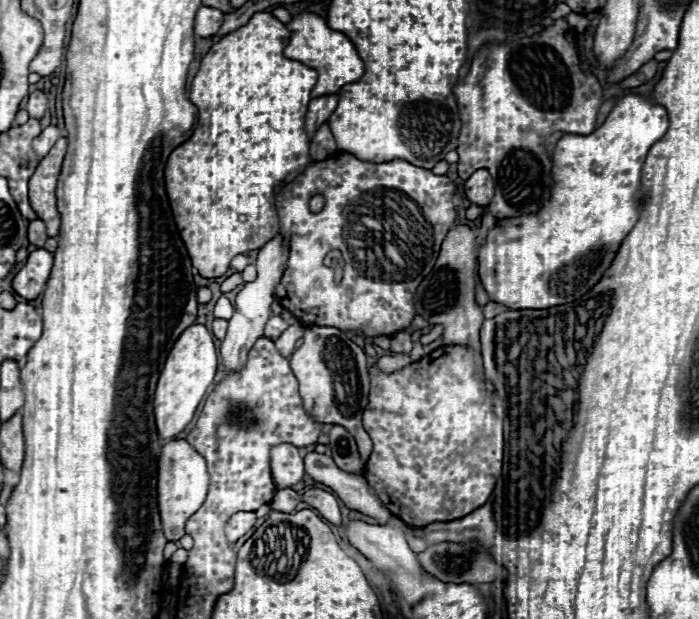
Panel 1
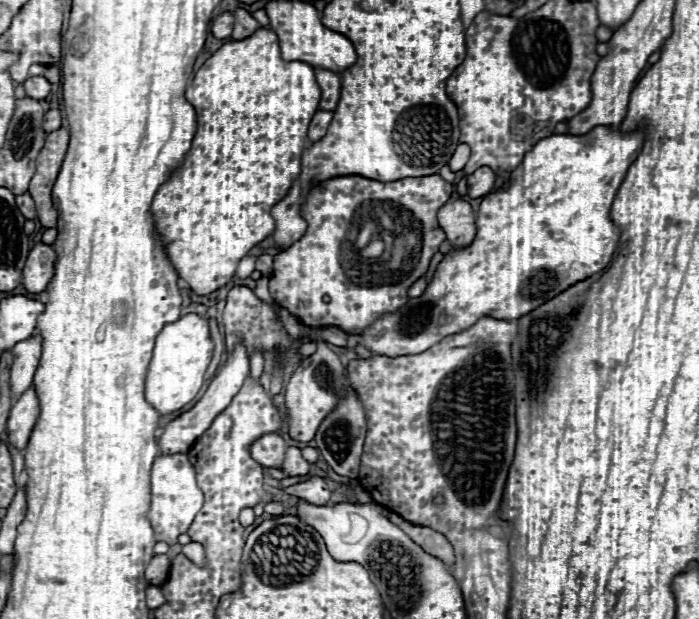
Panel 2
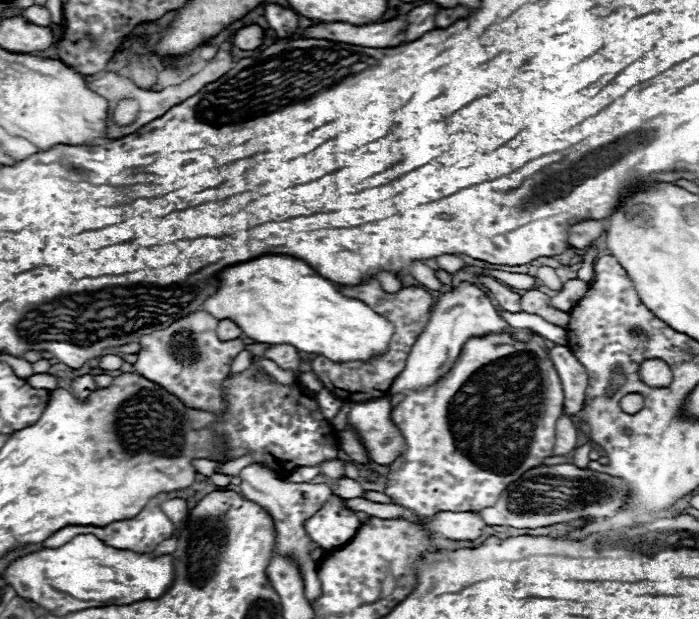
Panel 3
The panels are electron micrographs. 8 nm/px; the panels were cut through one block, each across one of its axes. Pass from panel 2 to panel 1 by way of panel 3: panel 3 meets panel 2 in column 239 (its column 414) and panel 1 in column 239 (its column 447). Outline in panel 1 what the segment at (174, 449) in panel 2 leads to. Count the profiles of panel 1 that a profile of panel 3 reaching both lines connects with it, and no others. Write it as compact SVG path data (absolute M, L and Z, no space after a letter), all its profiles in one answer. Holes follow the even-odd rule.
M282 234L274 236L270 242L266 242L260 248L260 254L256 258L256 268L258 268L258 276L254 282L244 284L244 288L238 292L236 302L234 302L234 316L230 318L228 324L228 332L226 338L222 340L220 346L220 356L222 356L222 364L224 364L224 374L234 374L240 372L248 360L248 352L254 346L254 342L264 334L264 324L268 322L268 318L272 316L270 312L270 304L276 300L274 298L274 288L280 282L284 268L286 268L286 258L288 258L288 238L284 238Z

